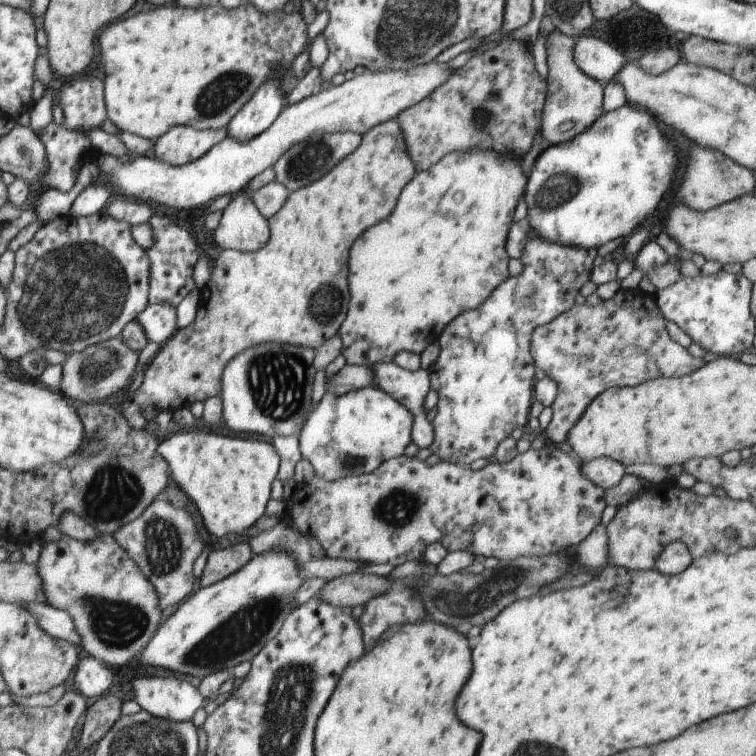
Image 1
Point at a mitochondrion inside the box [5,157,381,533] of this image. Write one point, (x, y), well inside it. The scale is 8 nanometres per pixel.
(78, 290)

